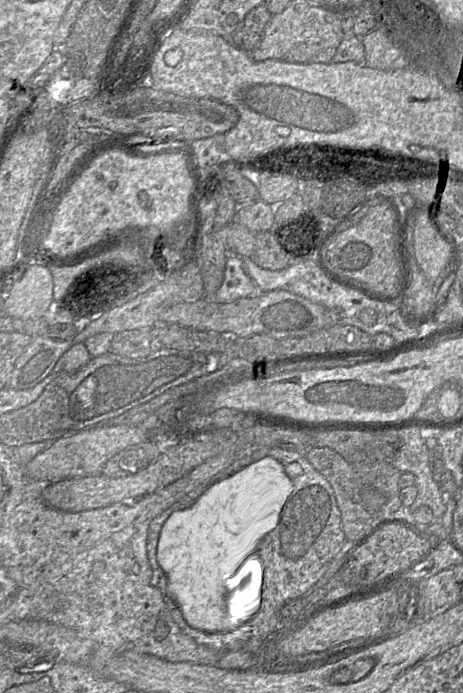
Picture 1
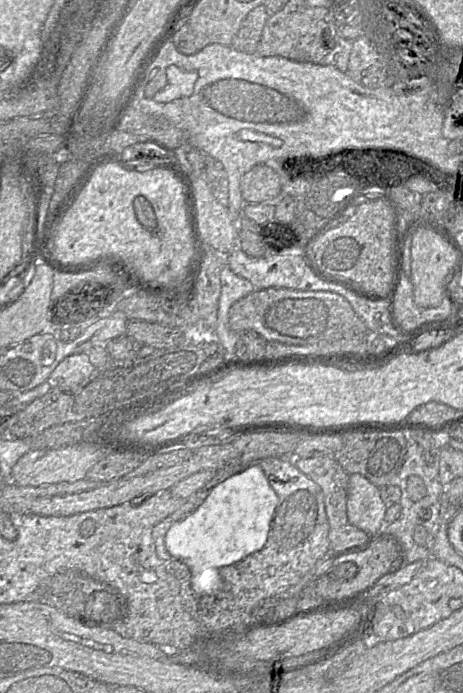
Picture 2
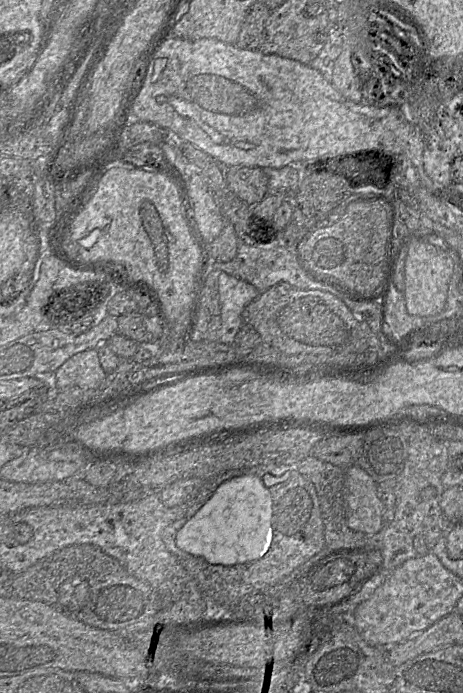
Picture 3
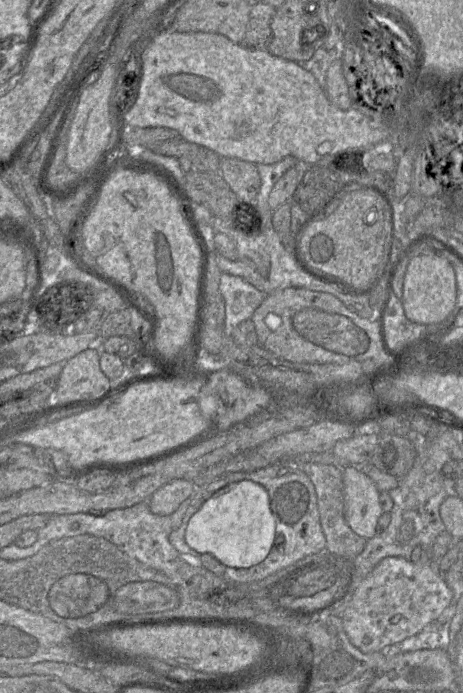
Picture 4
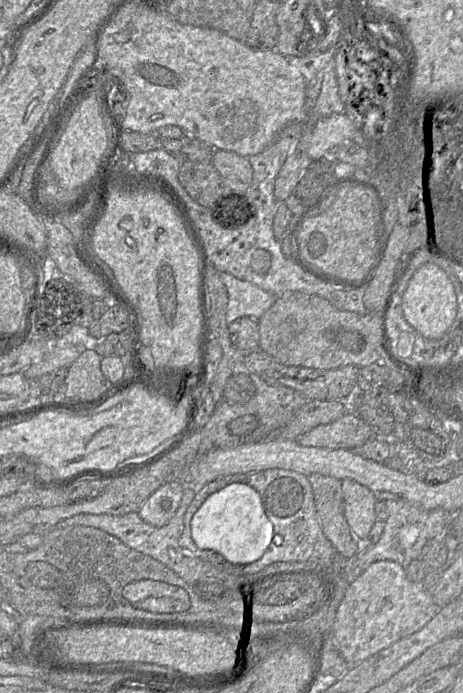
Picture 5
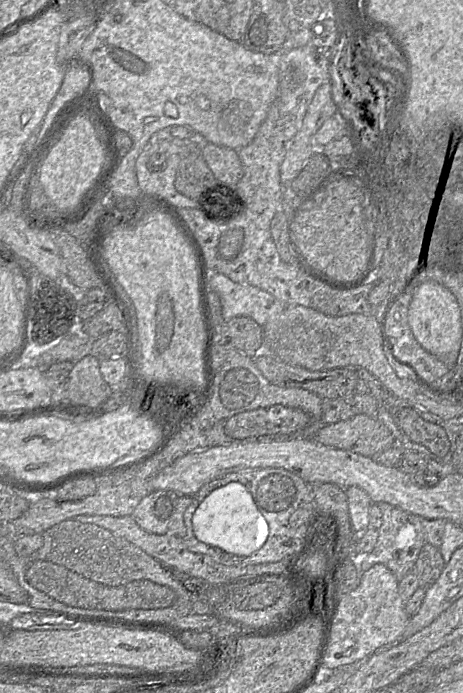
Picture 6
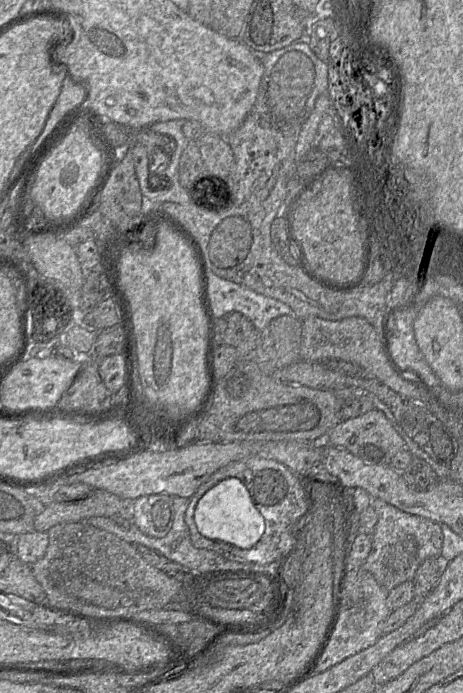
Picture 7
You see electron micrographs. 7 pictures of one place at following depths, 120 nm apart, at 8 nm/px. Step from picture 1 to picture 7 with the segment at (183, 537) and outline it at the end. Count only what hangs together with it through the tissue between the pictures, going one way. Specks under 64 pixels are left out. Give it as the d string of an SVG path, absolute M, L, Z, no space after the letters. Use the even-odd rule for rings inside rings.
M226 478L209 489L198 501L194 521L199 533L211 540L220 540L241 549L253 547L265 531L265 520L254 505L252 496L238 478Z

